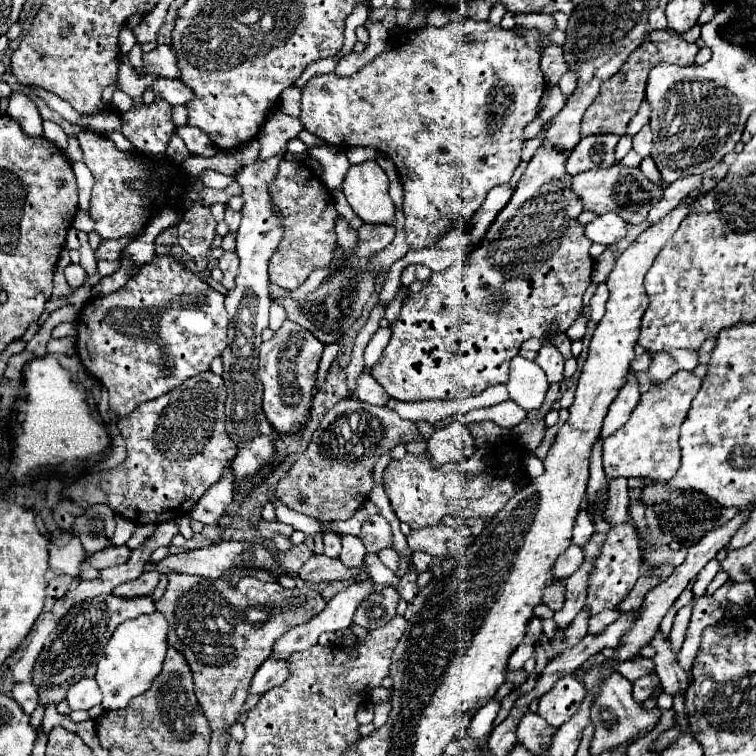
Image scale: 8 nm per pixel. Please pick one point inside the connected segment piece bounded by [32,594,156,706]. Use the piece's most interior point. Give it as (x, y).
(86, 629)

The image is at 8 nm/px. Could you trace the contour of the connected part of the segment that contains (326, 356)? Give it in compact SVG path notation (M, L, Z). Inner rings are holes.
M330 344L330 346L324 348L322 360L320 360L320 370L318 370L318 384L324 382L324 376L326 376L326 372L328 372L330 364L332 364L332 360L334 360L338 354L340 354L340 344Z

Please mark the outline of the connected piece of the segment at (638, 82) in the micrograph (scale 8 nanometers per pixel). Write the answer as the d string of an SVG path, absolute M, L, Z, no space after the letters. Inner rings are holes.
M656 30L656 32L648 34L648 38L644 38L644 40L646 42L640 44L632 52L628 62L624 62L624 66L608 82L604 82L604 86L600 86L602 88L600 94L596 96L596 100L590 104L590 108L584 114L582 136L594 136L594 134L624 136L628 122L636 116L636 112L644 100L648 72L654 66L658 66L660 62L670 62L670 64L678 64L678 66L692 66L696 54L698 54L696 44L682 40L678 34L672 34L672 30Z

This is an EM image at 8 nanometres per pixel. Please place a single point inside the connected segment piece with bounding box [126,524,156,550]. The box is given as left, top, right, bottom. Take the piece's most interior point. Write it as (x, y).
(141, 533)

